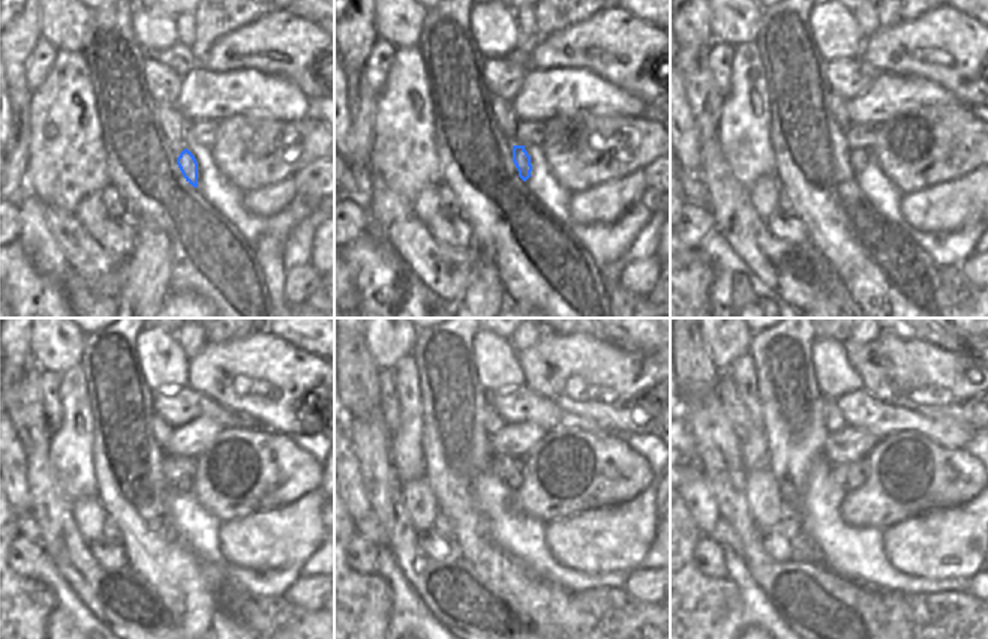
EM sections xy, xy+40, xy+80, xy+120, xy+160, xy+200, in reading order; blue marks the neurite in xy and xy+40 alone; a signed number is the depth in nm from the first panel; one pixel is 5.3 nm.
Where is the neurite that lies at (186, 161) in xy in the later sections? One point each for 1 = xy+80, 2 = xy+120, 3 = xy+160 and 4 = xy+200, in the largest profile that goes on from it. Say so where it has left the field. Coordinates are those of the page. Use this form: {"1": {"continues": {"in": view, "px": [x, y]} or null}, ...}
{"1": {"continues": {"in": "xy+80", "px": [858, 158]}}, "2": {"continues": {"in": "xy+120", "px": [183, 486]}}, "3": {"continues": {"in": "xy+160", "px": [517, 480]}}, "4": {"continues": {"in": "xy+200", "px": [856, 470]}}}

